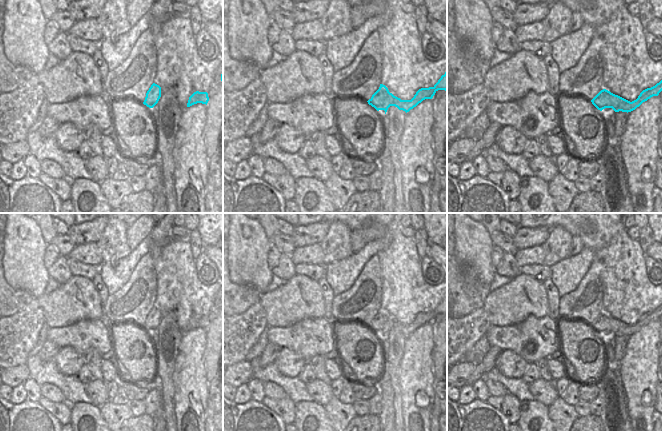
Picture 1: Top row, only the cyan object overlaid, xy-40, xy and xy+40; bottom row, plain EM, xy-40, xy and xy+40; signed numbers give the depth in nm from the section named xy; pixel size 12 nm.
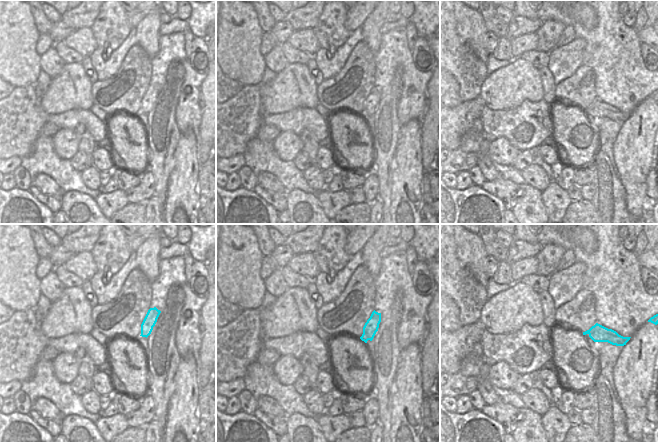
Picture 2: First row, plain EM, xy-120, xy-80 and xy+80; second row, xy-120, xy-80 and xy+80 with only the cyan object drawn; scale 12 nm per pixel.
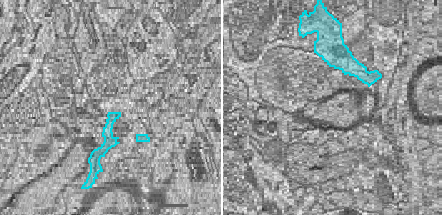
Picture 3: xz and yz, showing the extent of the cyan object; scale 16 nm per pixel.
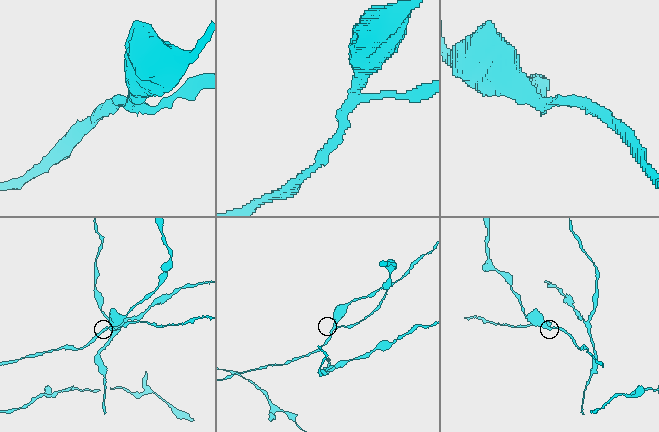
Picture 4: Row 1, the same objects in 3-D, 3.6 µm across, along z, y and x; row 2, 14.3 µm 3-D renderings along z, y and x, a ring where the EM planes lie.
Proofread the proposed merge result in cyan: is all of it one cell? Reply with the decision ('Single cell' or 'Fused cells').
Fused cells.

